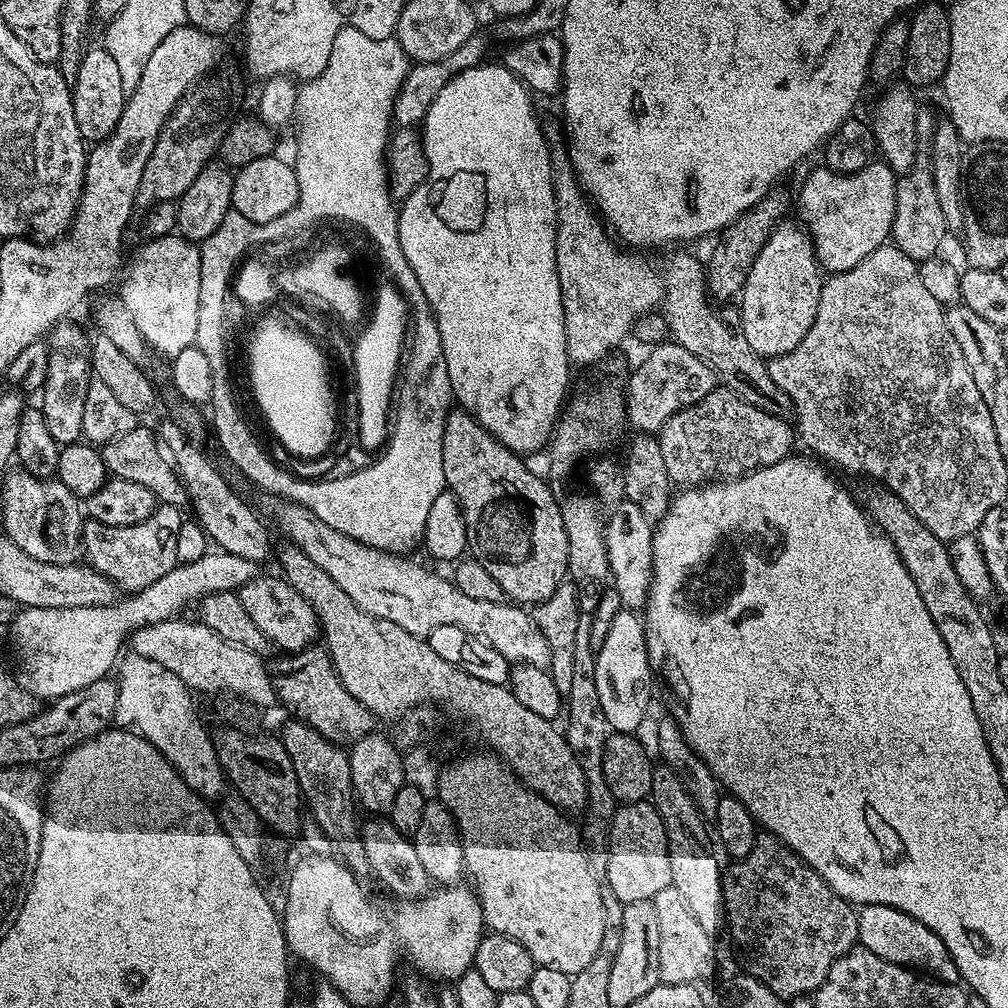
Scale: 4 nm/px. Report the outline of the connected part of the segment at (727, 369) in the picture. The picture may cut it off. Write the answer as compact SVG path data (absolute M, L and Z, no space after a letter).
M684 250L673 251L676 253L669 258L668 265L662 268L662 279L664 281L662 313L664 312L664 320L668 323L669 330L672 331L671 339L675 343L686 346L686 350L690 350L690 354L702 358L702 362L711 366L717 381L727 391L739 396L747 404L753 404L758 410L777 416L780 420L788 420L794 412L790 398L776 385L774 378L770 378L770 370L765 357L754 354L754 350L750 350L750 342L746 342L746 334L742 334L740 329L739 311L732 306L714 306L708 295L705 265L701 261L699 264L690 253L680 251Z

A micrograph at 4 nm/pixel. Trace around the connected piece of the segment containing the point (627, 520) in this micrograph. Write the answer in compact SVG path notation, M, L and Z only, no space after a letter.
M621 502L613 510L606 524L604 545L610 558L611 587L618 590L621 605L628 610L643 609L648 588L652 584L652 563L654 562L654 546L652 545L653 521L644 517L642 510L629 502Z

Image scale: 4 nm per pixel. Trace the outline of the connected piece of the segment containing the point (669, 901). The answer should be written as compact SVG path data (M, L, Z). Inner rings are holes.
M670 886L666 890L658 890L658 894L651 901L658 918L658 974L660 975L660 983L696 984L699 981L699 976L712 964L713 933L702 930L702 926L695 921L690 906L686 906L686 898L682 898L682 894L678 894L676 888Z

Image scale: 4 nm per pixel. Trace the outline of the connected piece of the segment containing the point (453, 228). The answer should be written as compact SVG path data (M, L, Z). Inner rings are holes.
M482 62L478 66L462 70L462 74L447 80L438 98L430 102L422 121L428 178L403 201L398 212L398 238L402 242L402 254L406 254L406 262L410 262L410 270L414 270L414 278L418 278L422 294L426 294L426 302L431 306L438 322L438 338L442 338L442 354L446 354L446 370L450 370L450 386L455 403L463 411L470 413L474 420L511 452L525 454L524 452L536 452L543 444L545 447L549 443L562 405L569 395L570 361L566 346L562 290L556 265L556 199L552 185L552 149L548 146L548 139L544 137L542 120L536 117L536 108L532 105L534 96L528 85L504 67L503 63L488 63Z

